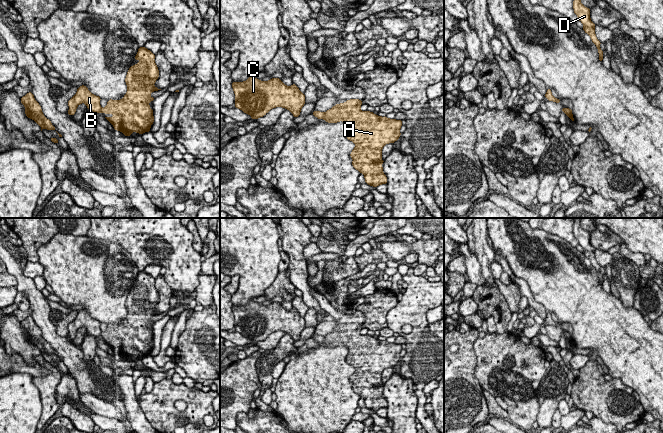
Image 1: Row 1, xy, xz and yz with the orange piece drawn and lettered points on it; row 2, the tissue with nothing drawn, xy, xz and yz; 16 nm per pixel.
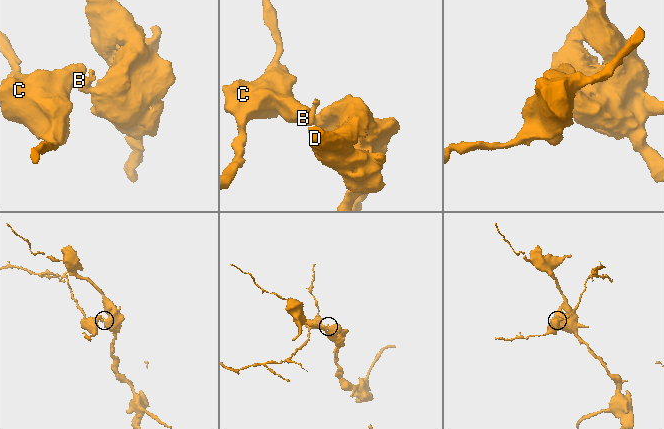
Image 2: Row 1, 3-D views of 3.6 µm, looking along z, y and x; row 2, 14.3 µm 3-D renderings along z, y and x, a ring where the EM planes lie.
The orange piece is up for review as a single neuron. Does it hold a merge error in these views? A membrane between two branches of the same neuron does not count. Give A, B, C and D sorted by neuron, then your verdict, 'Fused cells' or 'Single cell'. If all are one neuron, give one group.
Groups: A D / B C. Fused cells

